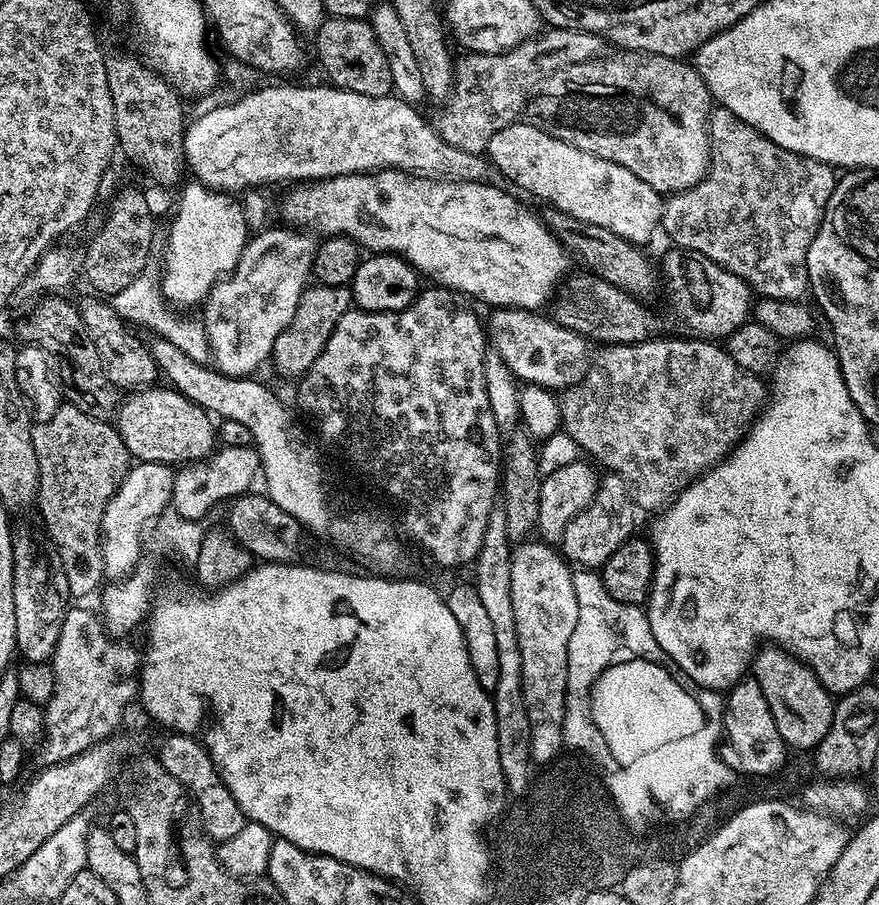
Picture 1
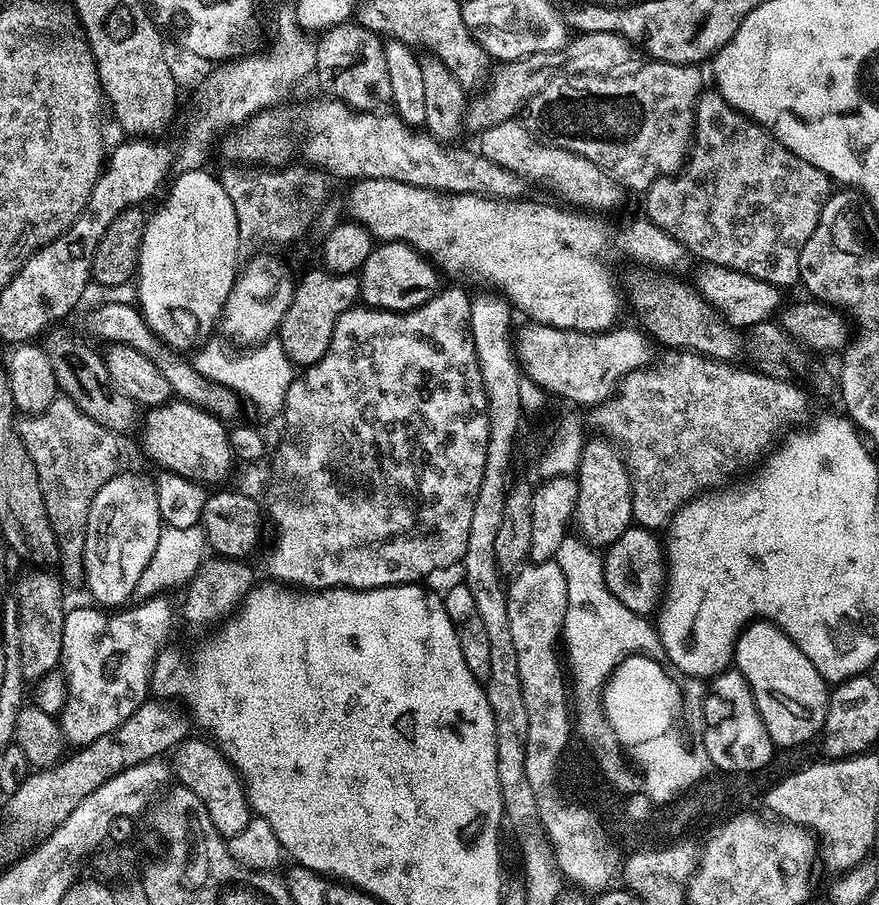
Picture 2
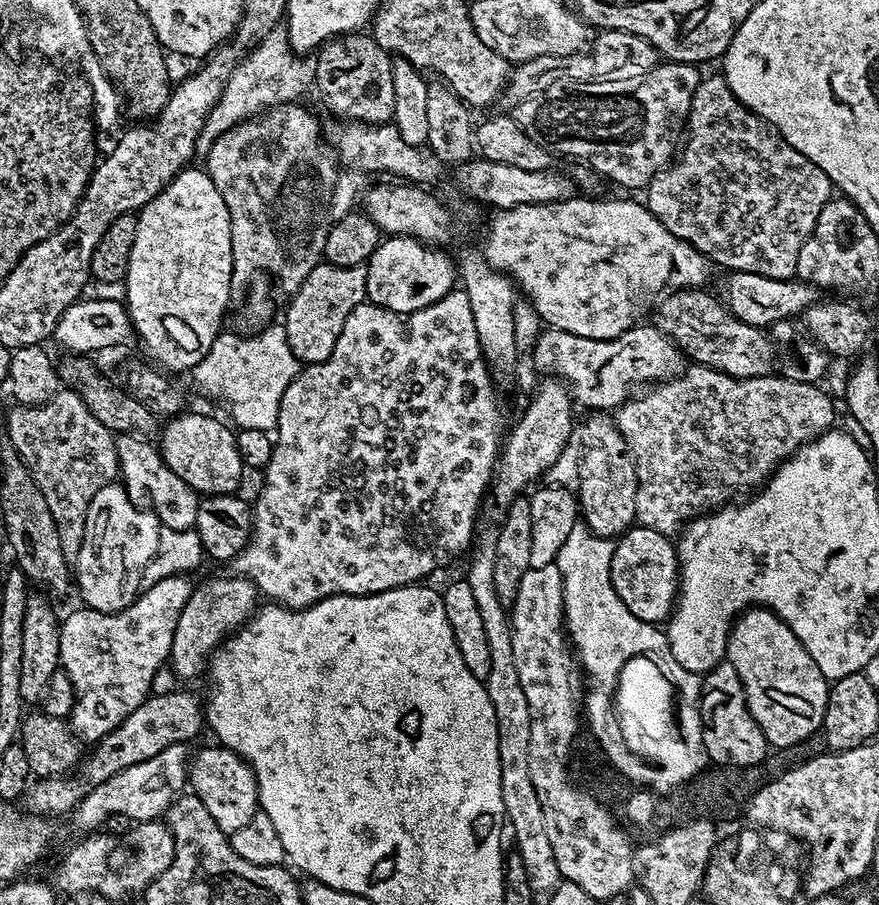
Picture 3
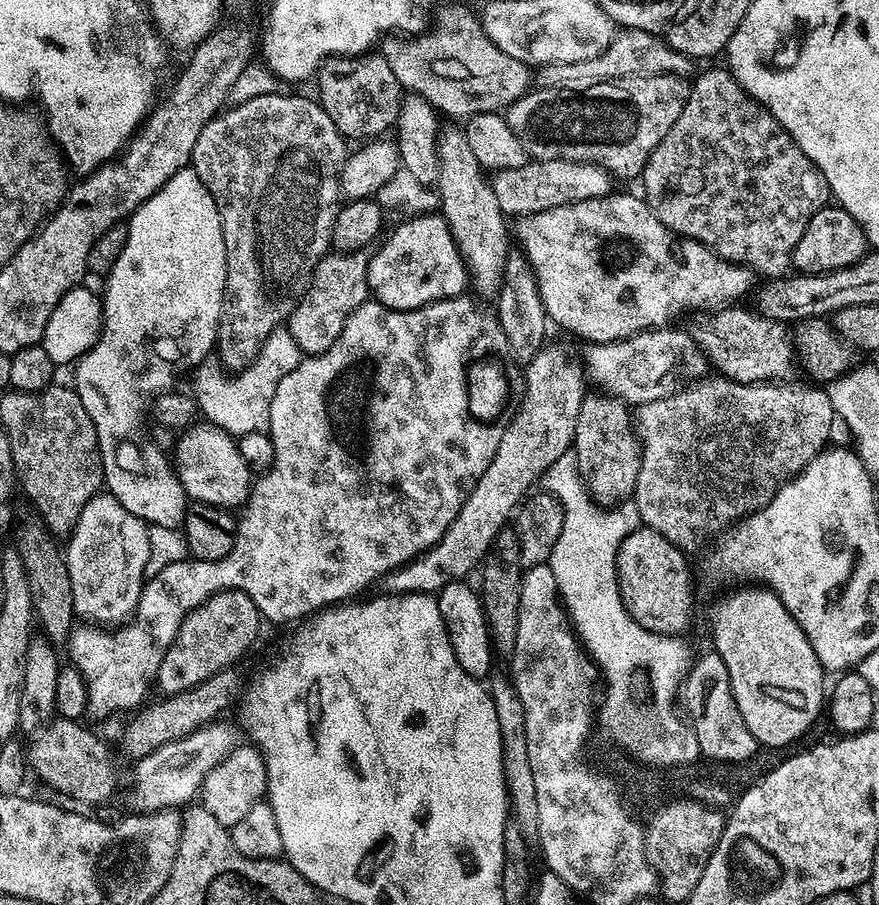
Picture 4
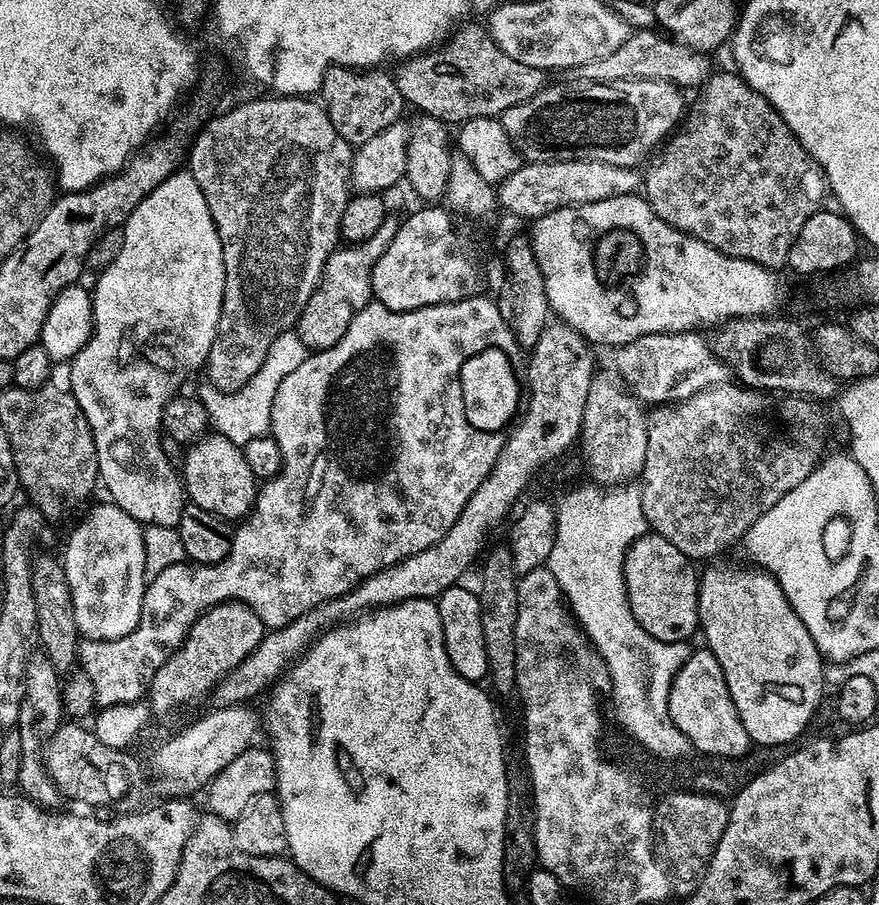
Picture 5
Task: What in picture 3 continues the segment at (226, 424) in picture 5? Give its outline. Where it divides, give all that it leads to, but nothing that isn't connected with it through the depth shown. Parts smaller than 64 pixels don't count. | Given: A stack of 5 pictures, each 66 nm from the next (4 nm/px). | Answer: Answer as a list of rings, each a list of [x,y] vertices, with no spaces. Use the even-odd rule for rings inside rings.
[[[276,322],[249,340],[239,340],[228,330],[221,331],[202,362],[194,365],[194,373],[197,384],[206,395],[221,396],[226,403],[232,404],[233,414],[241,416],[240,428],[271,433],[278,422],[282,394],[286,394],[286,386],[290,386],[301,367],[300,361],[294,358],[294,350],[290,350],[290,342],[286,342],[283,323]]]

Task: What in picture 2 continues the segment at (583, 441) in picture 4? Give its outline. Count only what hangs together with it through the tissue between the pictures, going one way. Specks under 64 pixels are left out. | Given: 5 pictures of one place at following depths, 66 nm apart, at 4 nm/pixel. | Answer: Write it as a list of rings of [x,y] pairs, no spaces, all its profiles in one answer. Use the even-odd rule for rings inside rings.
[[[603,438],[595,439],[589,439],[581,450],[578,469],[580,493],[574,515],[574,528],[585,544],[596,550],[604,550],[627,528],[633,527],[632,478],[616,445]]]

